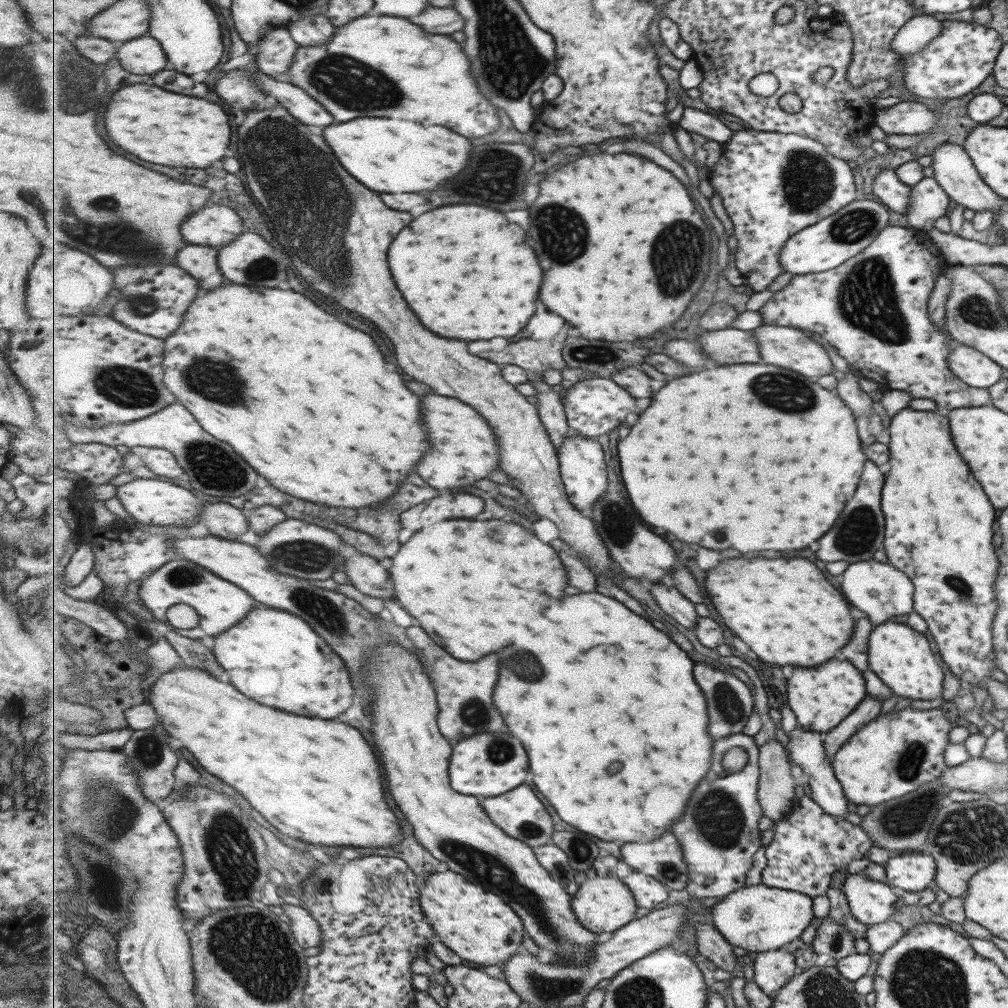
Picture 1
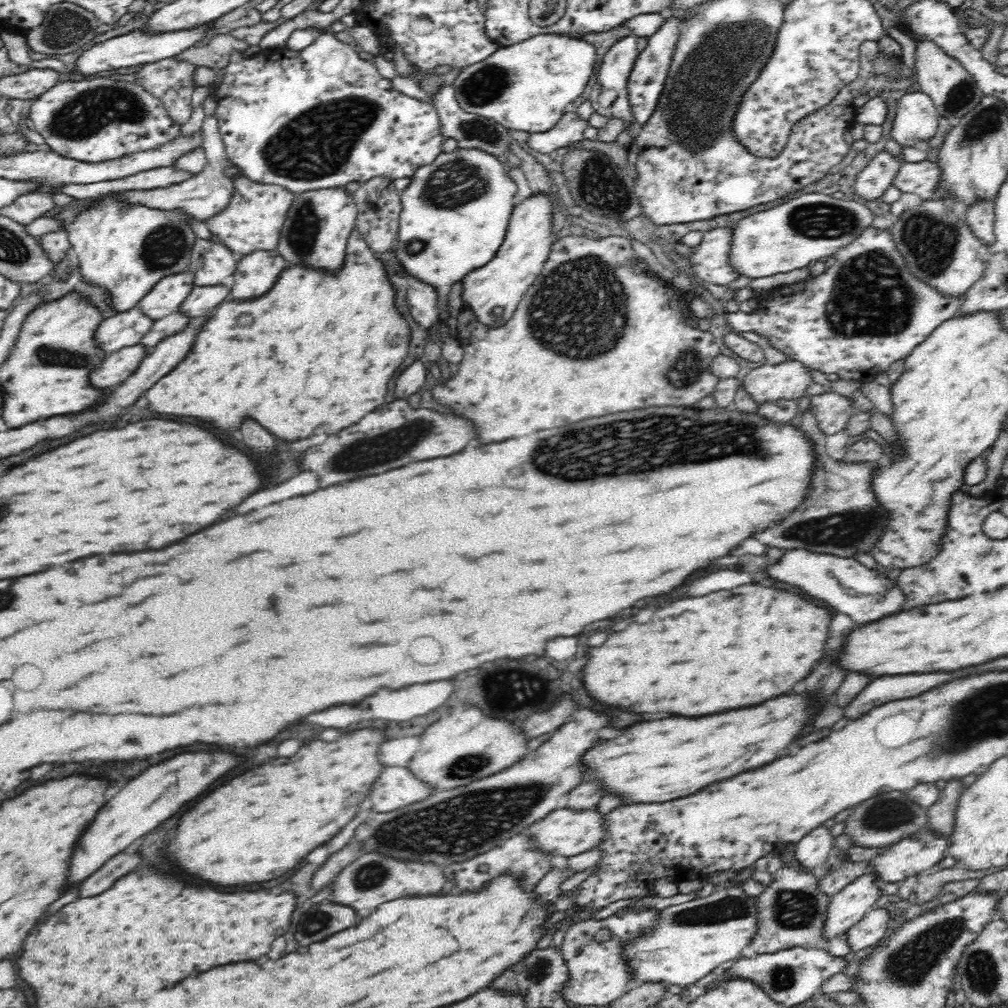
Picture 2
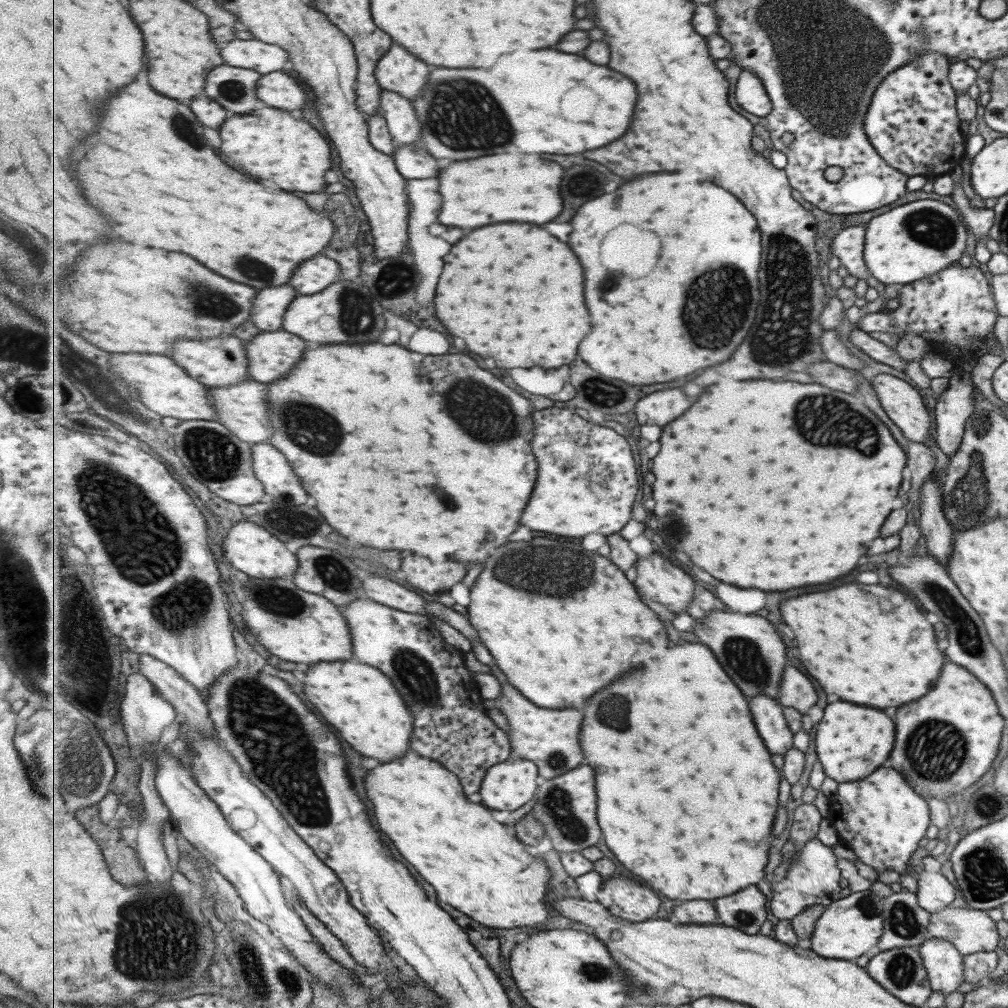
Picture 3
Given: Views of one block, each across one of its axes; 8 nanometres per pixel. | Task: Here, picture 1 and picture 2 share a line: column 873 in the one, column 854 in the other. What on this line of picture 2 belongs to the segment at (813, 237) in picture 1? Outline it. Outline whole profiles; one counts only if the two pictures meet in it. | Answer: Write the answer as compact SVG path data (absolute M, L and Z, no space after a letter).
M812 191L781 202L770 210L754 212L740 218L732 230L730 265L742 278L764 278L778 272L802 268L812 260L832 256L837 250L852 244L862 230L870 228L873 220L870 209L847 198L836 199L831 195Z

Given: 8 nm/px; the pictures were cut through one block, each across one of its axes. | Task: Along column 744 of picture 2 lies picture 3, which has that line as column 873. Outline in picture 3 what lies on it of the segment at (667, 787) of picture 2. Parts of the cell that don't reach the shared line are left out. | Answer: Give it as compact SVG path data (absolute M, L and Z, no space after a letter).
M831 702L823 708L823 718L817 723L813 742L825 777L838 783L861 781L885 762L893 746L893 722L875 708Z

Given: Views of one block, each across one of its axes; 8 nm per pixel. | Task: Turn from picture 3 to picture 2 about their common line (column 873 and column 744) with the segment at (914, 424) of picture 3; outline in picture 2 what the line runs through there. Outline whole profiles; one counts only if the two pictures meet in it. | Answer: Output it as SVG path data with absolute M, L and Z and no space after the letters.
M798 360L772 366L766 364L748 372L742 378L740 388L758 406L778 400L796 400L812 384L810 368Z

